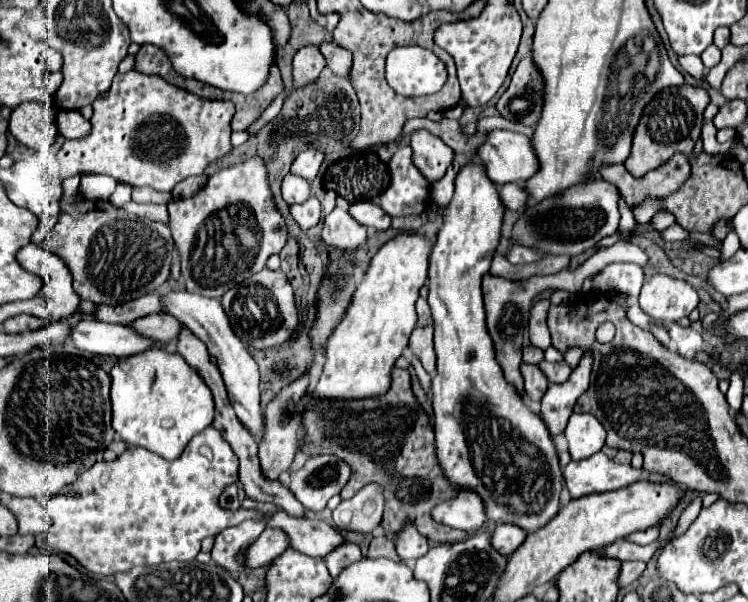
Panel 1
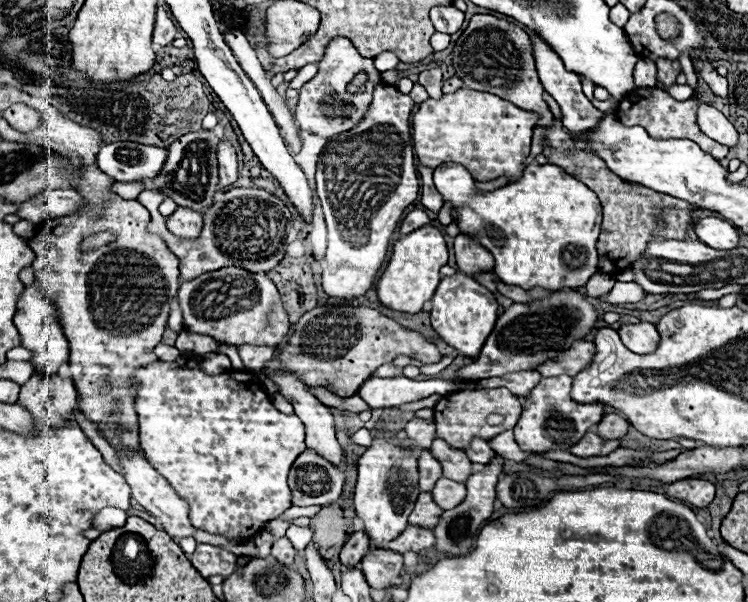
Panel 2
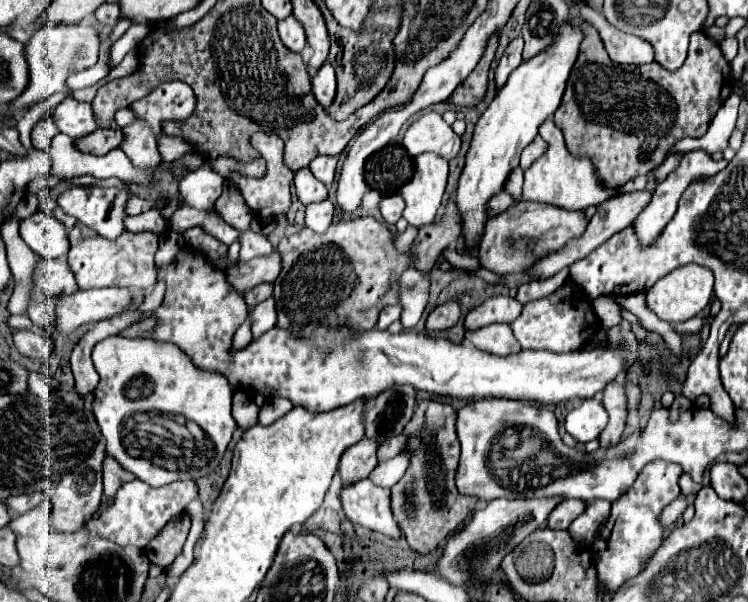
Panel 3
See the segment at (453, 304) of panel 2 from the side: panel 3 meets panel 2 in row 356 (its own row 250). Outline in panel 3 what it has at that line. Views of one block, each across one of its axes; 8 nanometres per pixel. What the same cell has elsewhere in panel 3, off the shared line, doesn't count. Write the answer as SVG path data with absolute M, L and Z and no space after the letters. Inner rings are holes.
M568 18L560 28L560 34L556 36L556 42L552 42L548 50L542 50L530 60L524 60L510 74L506 86L498 90L492 104L480 116L474 128L470 150L466 154L466 166L462 170L462 176L458 180L458 190L456 190L456 204L464 220L462 236L470 252L476 250L480 236L484 232L484 224L488 220L486 202L504 188L510 172L520 162L520 152L536 138L540 124L548 120L550 114L556 112L556 108L560 106L582 38L584 38L584 32L578 26L572 26Z

